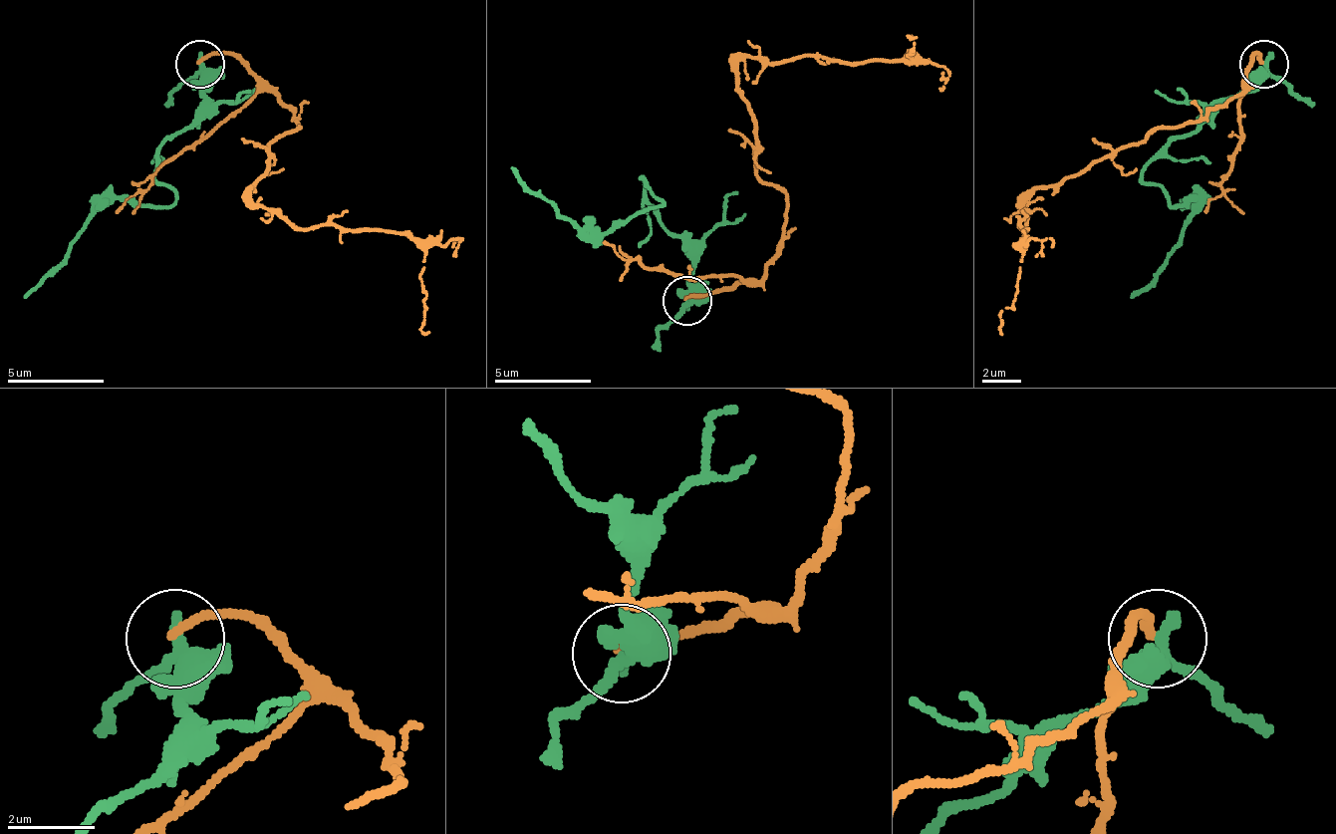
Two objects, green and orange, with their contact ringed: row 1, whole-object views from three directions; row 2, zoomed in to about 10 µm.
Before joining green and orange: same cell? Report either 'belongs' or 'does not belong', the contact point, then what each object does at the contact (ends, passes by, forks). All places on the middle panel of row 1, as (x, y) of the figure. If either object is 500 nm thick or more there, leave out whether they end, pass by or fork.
does not belong; at (686, 300); green passes by; orange ends there

